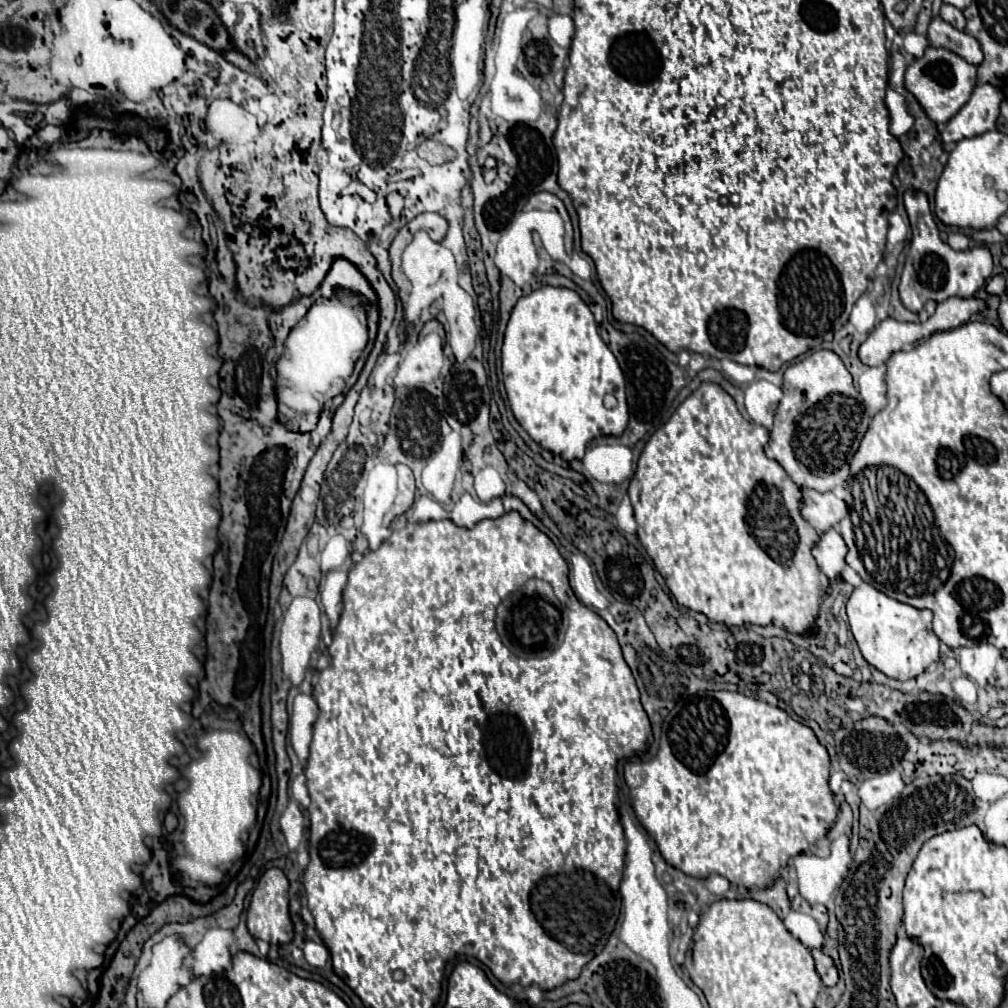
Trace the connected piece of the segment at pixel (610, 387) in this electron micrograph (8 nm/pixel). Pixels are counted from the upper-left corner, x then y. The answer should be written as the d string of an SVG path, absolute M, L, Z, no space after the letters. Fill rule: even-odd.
M545 285L545 287L539 287L535 289L533 293L529 293L527 297L521 297L517 301L517 305L513 307L511 311L511 319L507 323L507 331L505 331L505 341L503 341L503 379L505 379L505 391L507 391L507 399L509 399L509 405L511 405L511 411L515 415L515 419L519 421L519 425L531 435L531 439L535 443L539 443L543 449L551 451L551 453L559 453L561 459L565 461L573 461L573 459L583 459L585 455L585 449L587 445L599 437L599 435L621 435L627 427L627 421L629 421L629 409L627 409L627 395L625 395L625 376L621 369L617 359L610 351L609 347L604 343L603 339L599 337L598 324L589 307L583 303L583 299L571 291L571 289L565 289L565 287L551 287L551 285ZM607 393L613 393L615 399L611 398L605 400L605 406L603 404L603 397Z

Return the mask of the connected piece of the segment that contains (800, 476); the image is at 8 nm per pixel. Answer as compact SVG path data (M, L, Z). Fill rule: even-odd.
M821 349L789 365L781 389L783 399L765 447L767 457L775 459L799 487L825 493L837 485L845 485L849 463L871 421L863 409L859 391L853 387L851 373L839 355ZM829 395L833 395L833 401L825 401Z

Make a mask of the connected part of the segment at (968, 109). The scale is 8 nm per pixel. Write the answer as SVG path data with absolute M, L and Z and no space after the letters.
M977 85L971 99L959 109L959 113L947 123L945 131L941 133L943 143L957 143L961 139L977 137L995 129L1001 101L1003 93L999 89L993 89L993 85Z

